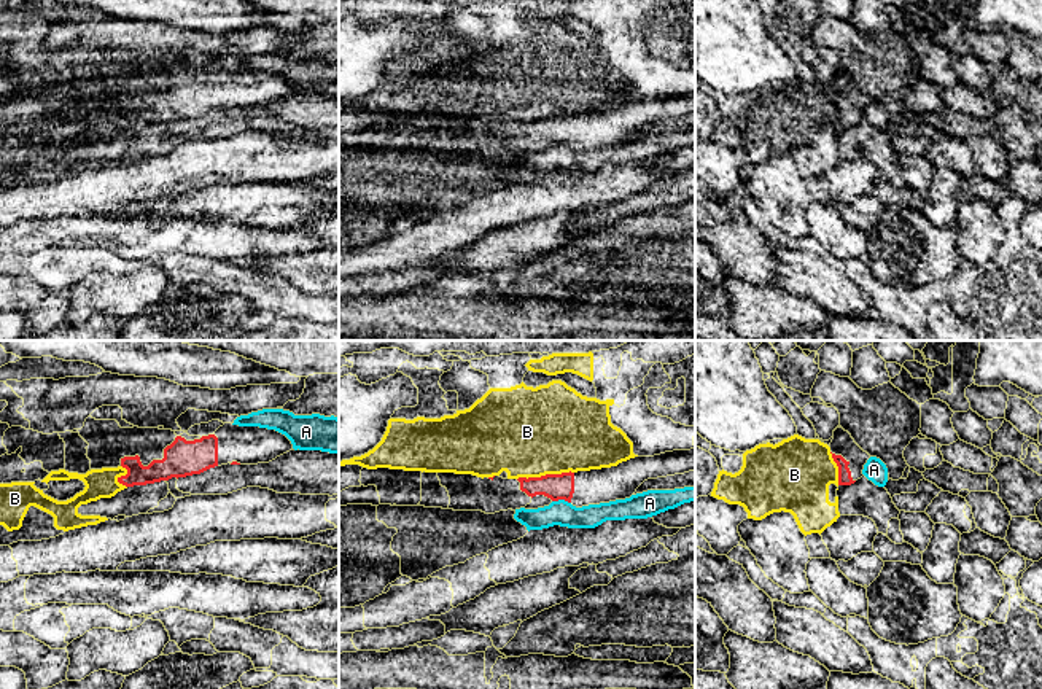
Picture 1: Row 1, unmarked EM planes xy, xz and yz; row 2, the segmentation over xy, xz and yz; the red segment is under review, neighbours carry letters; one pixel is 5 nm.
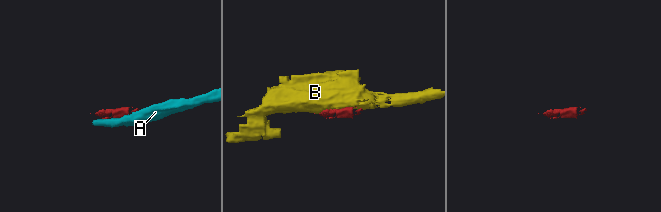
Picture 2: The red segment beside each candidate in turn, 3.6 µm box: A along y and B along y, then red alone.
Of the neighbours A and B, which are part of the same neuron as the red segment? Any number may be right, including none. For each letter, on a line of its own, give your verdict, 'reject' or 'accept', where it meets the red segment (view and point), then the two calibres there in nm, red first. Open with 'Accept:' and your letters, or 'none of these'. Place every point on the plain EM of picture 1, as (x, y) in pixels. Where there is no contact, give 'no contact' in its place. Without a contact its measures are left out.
Accept: none of these
A: reject | xz (562, 142) | 130/130 nm
B: reject | xz (546, 118) | 130/460 nm

